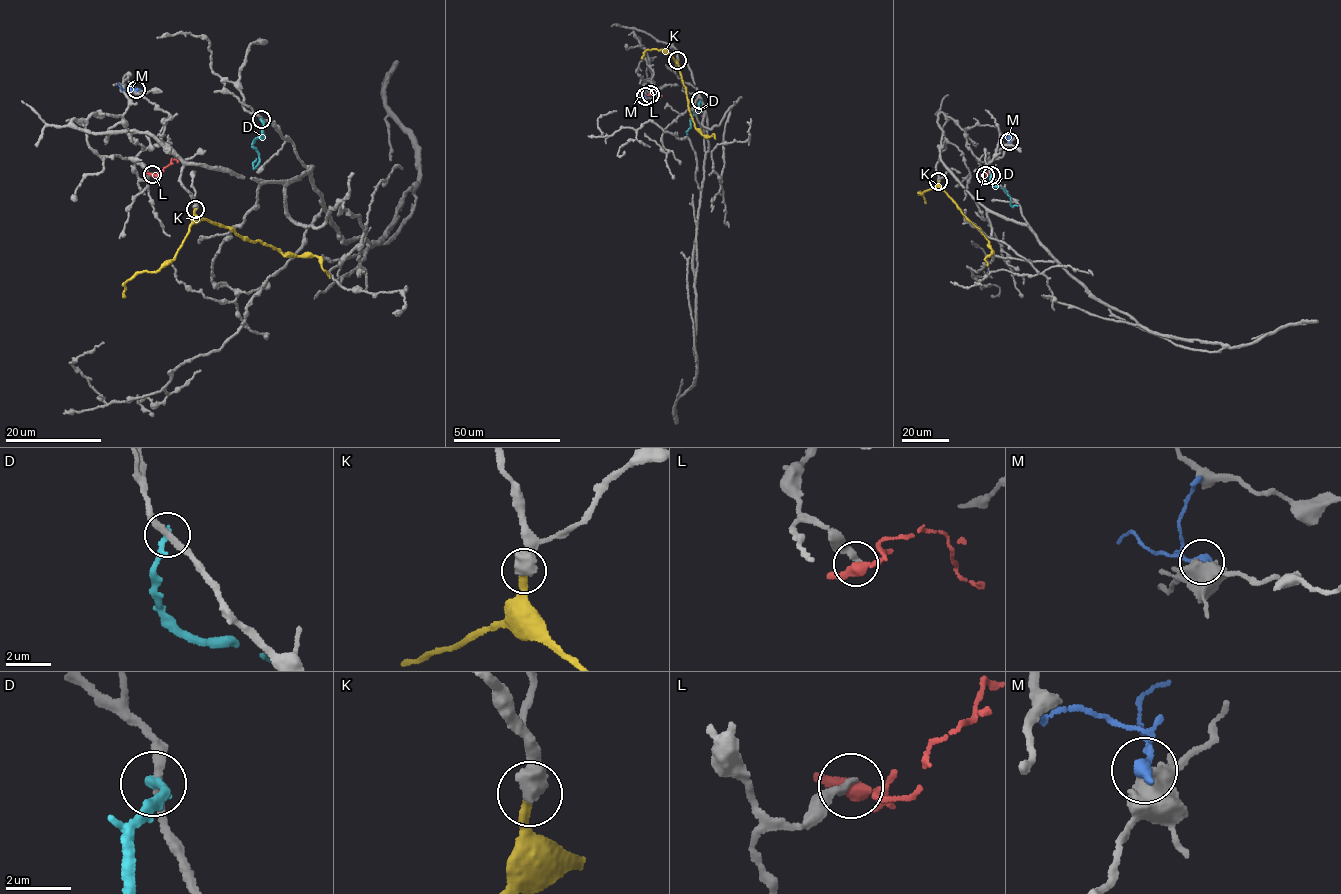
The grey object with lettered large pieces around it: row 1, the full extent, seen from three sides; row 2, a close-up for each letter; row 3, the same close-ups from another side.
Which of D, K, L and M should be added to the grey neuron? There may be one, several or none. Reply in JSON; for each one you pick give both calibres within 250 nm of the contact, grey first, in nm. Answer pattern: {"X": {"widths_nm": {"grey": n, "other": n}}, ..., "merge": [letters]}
{"K": {"widths_nm": {"grey": 650, "other": 320}}, "merge": ["K"]}

